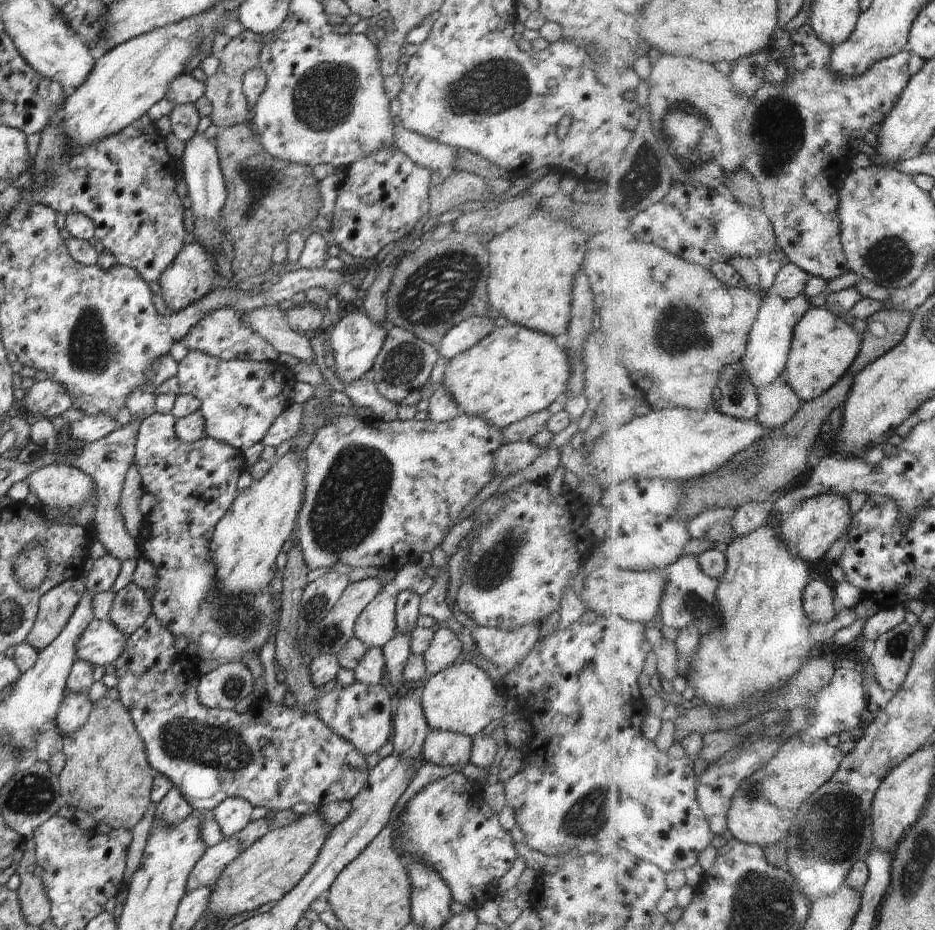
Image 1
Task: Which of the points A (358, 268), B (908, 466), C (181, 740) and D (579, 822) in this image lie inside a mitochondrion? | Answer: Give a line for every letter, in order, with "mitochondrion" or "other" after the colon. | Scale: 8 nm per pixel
A: other
B: other
C: mitochondrion
D: mitochondrion

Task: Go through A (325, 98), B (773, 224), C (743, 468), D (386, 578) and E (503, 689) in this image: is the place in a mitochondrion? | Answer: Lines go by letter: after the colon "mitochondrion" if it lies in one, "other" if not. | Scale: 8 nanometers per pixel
A: mitochondrion
B: other
C: mitochondrion
D: other
E: other

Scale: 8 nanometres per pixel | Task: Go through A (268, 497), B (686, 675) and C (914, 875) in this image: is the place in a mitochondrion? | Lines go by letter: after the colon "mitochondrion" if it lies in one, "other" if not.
A: other
B: other
C: mitochondrion

